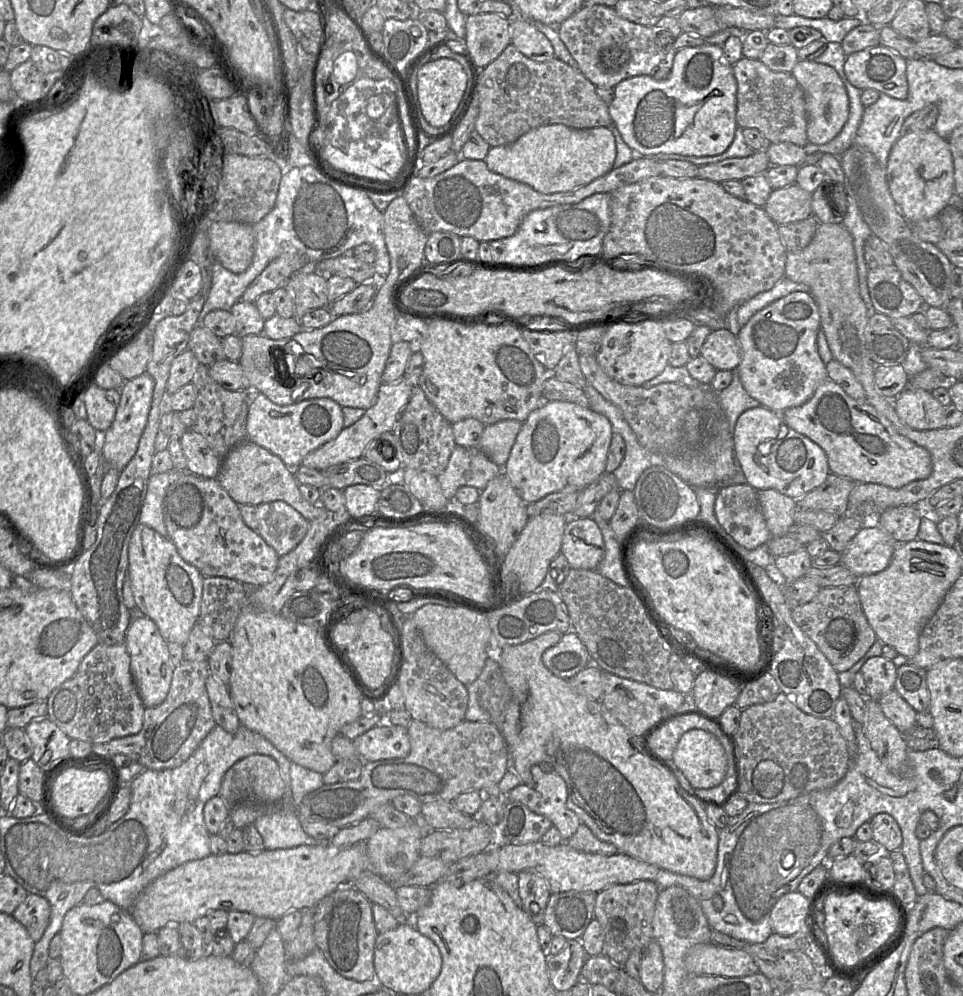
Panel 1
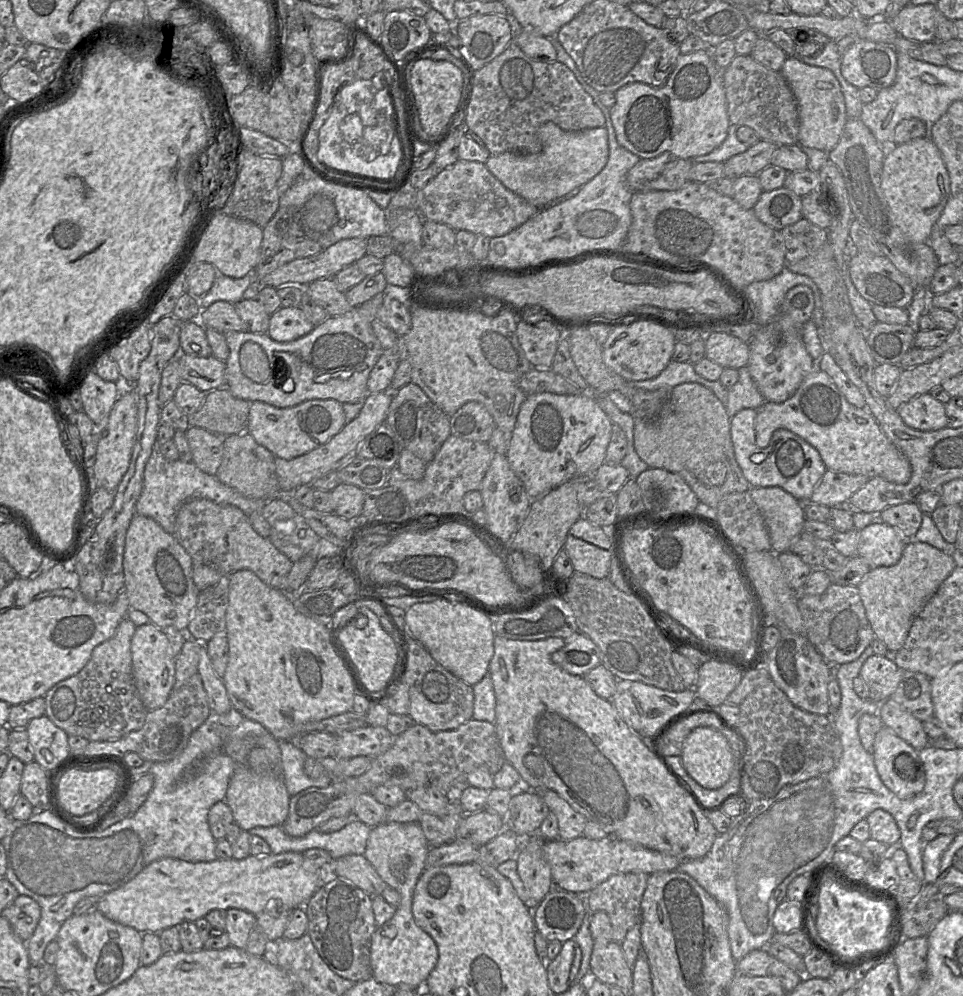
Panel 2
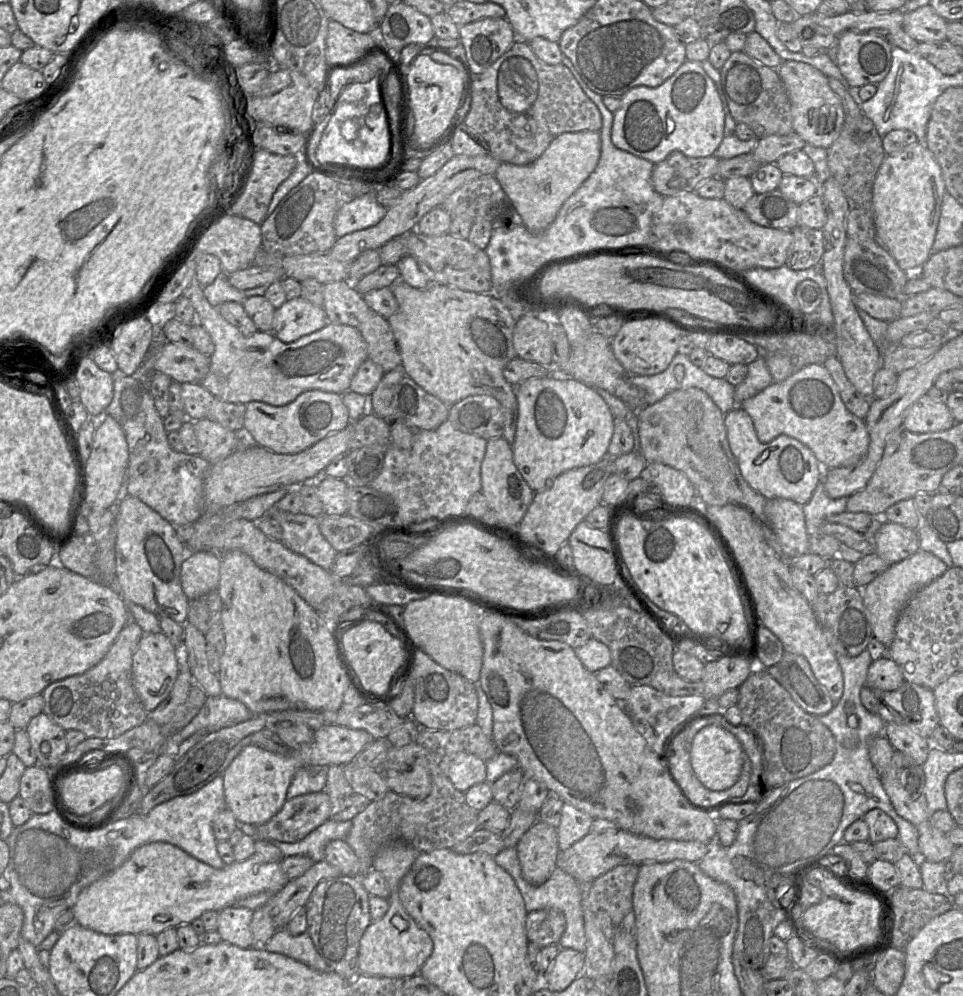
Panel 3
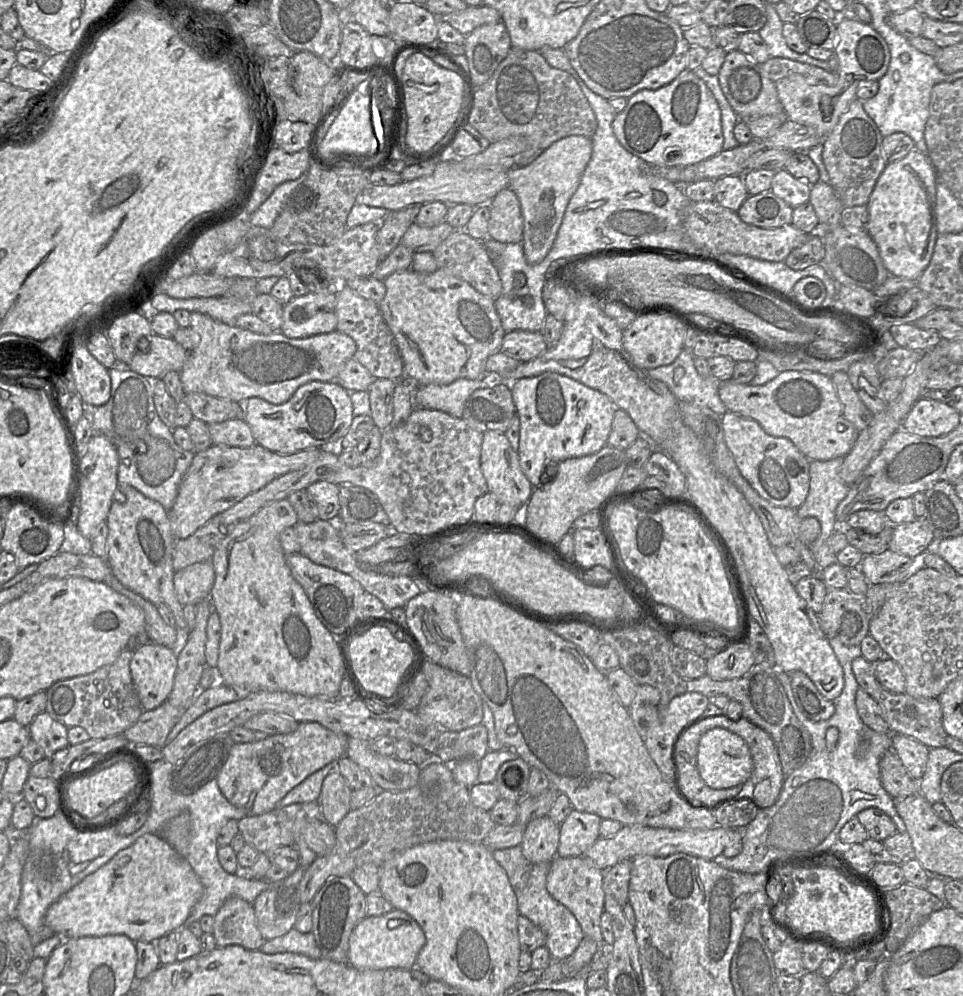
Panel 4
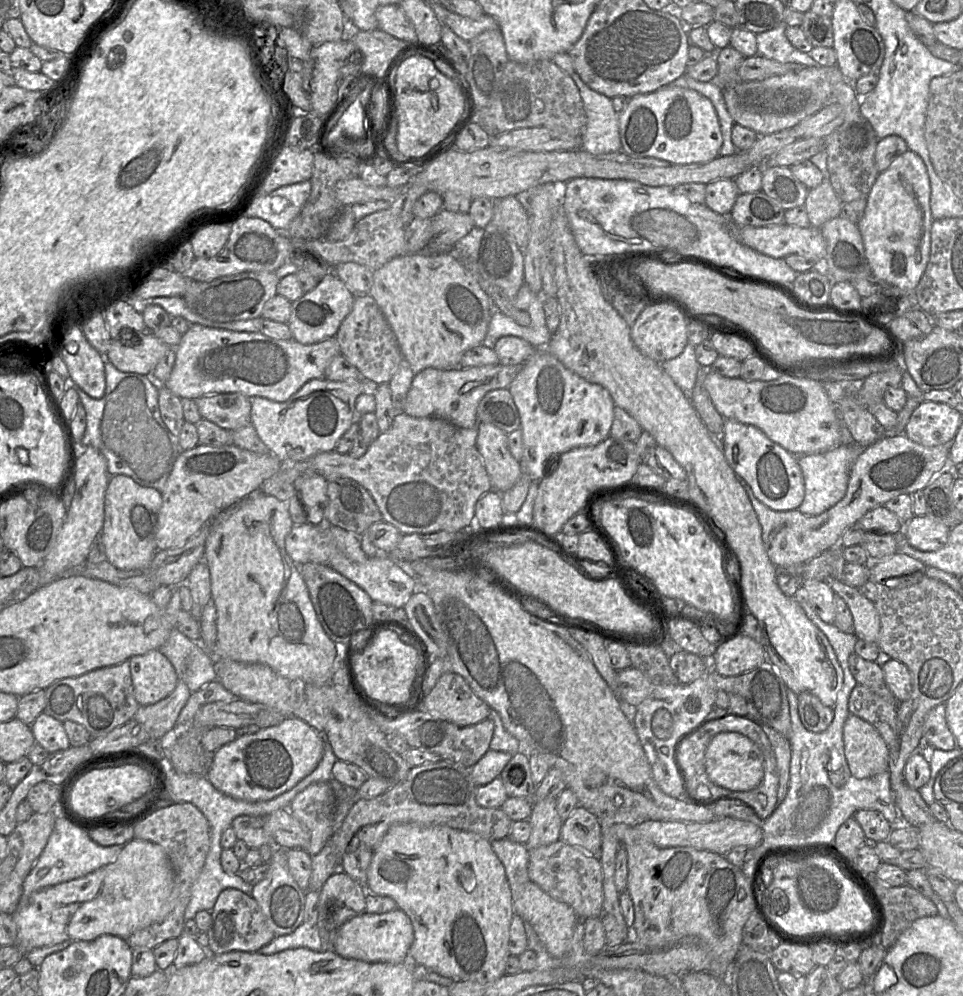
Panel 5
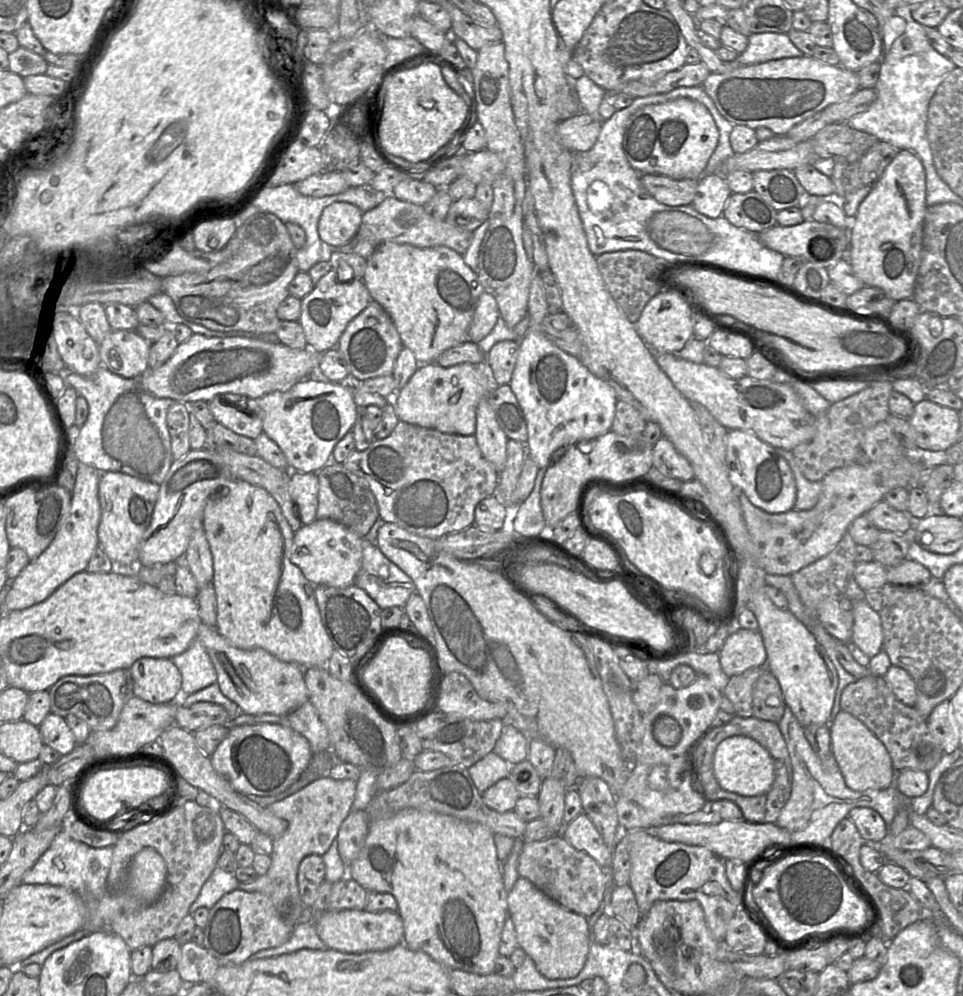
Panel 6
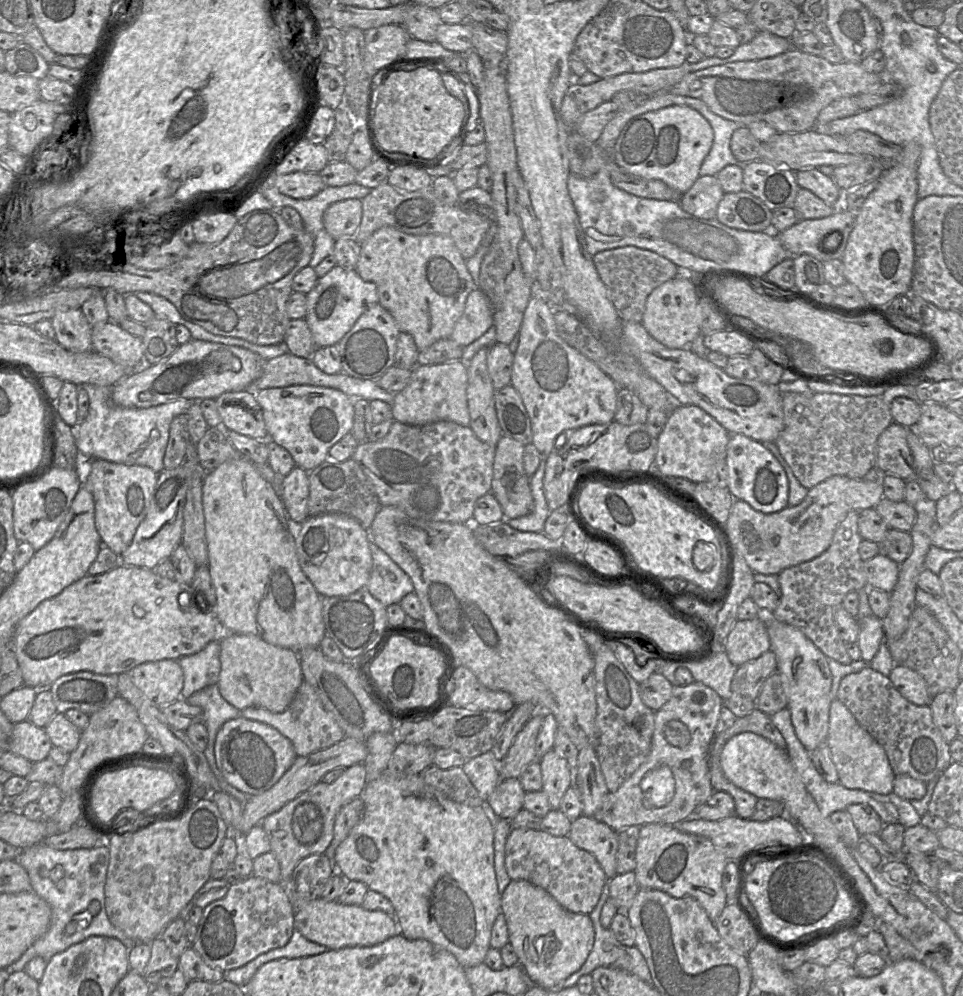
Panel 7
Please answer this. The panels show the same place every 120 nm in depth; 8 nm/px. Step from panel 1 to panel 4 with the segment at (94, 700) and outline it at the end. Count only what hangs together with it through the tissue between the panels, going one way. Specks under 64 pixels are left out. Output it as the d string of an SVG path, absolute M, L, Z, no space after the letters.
M124 649L112 664L101 667L91 674L54 683L46 691L46 711L67 728L82 727L93 739L123 734L138 721L144 711L130 672L133 653L134 651Z

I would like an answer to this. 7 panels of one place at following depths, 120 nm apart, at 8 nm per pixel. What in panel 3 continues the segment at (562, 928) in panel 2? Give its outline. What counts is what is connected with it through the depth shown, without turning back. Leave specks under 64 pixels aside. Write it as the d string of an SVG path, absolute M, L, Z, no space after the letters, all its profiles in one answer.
M554 908L529 912L526 917L526 933L529 942L540 948L557 945L566 928L564 914Z

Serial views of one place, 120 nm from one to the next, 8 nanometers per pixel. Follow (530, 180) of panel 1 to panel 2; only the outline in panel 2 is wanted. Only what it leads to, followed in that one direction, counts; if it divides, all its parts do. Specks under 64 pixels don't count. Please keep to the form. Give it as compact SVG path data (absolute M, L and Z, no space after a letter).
M553 122L544 123L538 130L542 150L535 154L504 152L490 155L487 169L508 190L530 204L545 208L578 191L594 178L608 161L608 132L605 127L581 131L565 131Z

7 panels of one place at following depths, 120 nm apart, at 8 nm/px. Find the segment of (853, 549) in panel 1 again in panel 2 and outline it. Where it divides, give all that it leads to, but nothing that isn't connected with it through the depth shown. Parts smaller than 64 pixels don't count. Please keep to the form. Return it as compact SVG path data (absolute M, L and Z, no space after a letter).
M876 520L859 531L857 556L865 559L872 568L893 566L900 560L907 541L896 528Z

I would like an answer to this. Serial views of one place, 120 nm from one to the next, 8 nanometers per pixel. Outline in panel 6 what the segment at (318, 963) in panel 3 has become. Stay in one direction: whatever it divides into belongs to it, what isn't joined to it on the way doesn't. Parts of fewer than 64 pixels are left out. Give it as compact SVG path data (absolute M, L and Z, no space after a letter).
M304 919L299 922L290 938L281 946L260 950L252 954L248 960L276 957L282 954L292 953L301 949L326 950L326 944L317 934L315 925L312 920Z

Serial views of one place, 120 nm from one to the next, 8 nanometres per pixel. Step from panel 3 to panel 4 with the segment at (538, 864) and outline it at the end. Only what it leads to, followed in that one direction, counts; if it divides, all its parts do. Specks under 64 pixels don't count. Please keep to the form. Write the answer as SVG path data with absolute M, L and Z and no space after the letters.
M548 815L530 821L520 844L522 853L532 863L550 863L559 846L560 825Z

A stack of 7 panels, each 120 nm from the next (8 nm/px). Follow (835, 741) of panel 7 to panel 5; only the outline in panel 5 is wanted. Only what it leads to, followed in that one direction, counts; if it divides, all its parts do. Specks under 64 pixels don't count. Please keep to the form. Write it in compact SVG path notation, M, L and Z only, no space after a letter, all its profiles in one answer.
M850 713L843 727L843 741L845 758L855 778L870 778L889 771L889 747L867 721Z

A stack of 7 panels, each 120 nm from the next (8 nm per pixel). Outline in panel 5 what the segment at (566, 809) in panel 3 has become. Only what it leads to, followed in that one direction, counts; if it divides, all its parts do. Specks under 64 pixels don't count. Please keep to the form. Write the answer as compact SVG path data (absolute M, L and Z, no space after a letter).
M578 805L563 822L560 840L584 850L591 855L598 855L602 845L601 827L598 817Z

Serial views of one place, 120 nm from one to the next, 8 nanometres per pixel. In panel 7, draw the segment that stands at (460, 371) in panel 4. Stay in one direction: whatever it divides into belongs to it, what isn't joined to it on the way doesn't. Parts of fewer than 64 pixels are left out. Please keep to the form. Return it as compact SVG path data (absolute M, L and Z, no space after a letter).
M385 226L376 230L360 244L360 255L356 265L356 271L364 281L372 282L376 285L378 292L378 303L391 314L400 332L406 332L413 337L419 352L440 339L450 337L455 324L463 314L468 295L473 290L478 289L478 285L474 282L466 267L466 260L461 255L451 237L444 234L412 235L404 233L391 226Z

